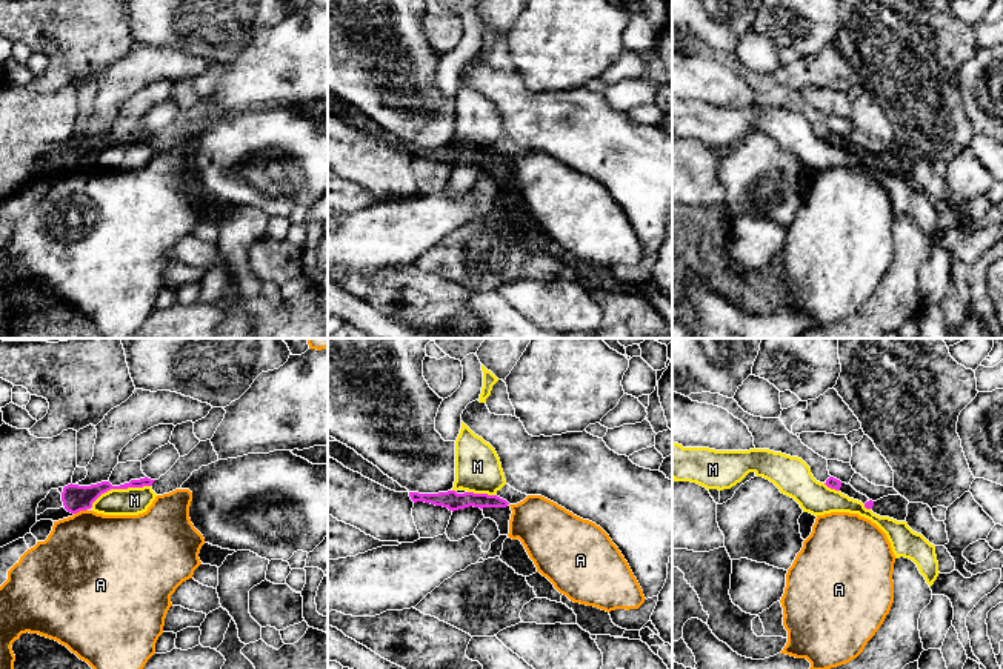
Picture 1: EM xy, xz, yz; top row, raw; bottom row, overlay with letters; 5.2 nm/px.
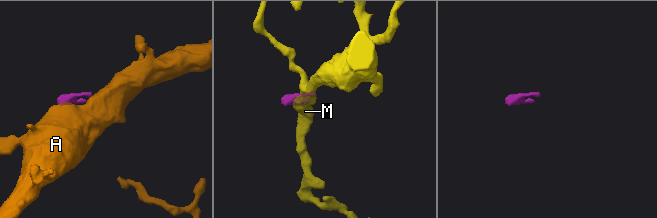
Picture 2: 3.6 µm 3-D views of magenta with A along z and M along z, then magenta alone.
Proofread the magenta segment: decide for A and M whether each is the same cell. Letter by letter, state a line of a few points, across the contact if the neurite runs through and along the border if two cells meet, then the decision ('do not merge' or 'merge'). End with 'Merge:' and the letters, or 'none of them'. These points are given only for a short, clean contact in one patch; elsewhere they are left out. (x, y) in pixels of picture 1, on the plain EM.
A: do not merge
M: xy (149, 140), (108, 145), (89, 163) | do not merge
Merge: none of them

